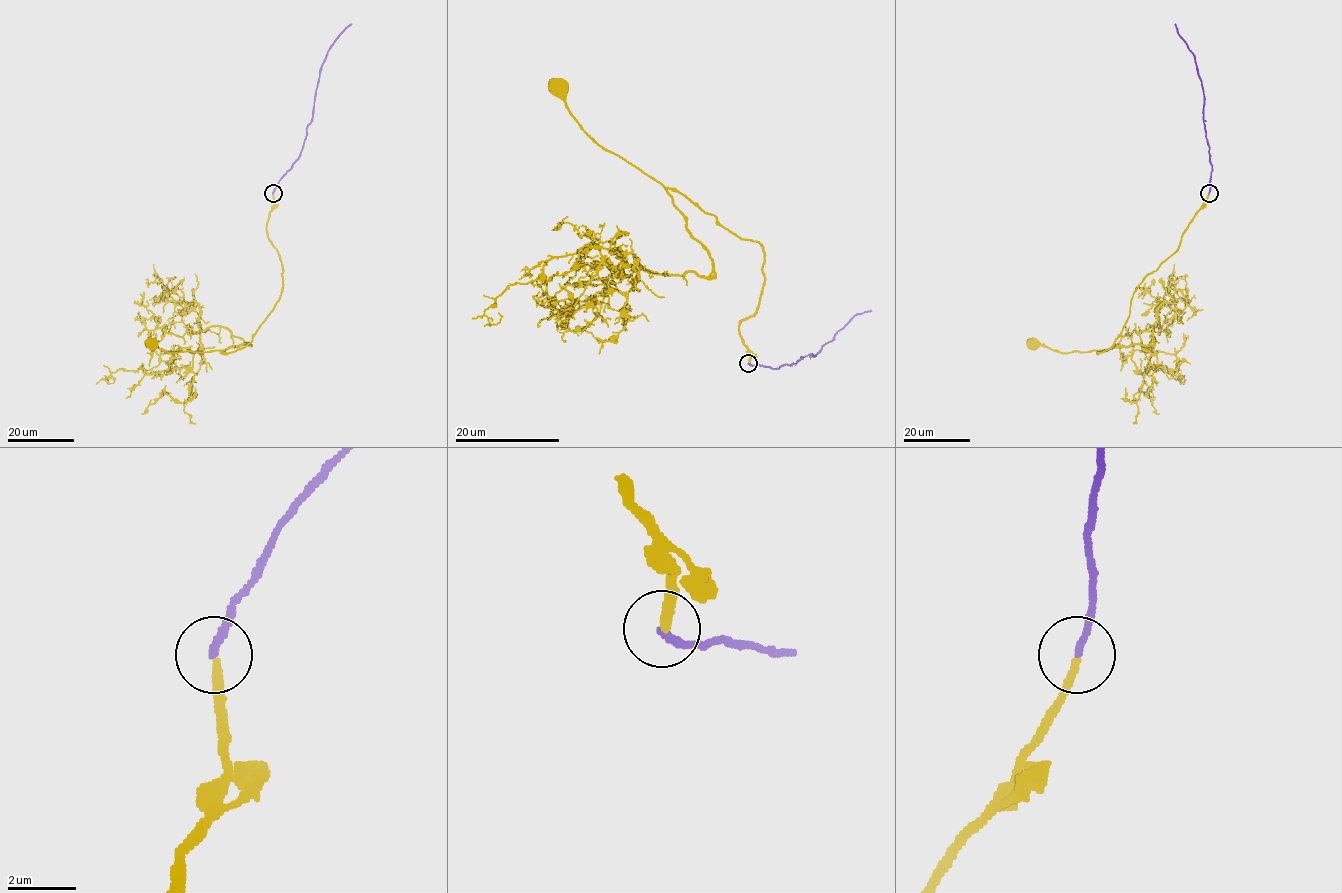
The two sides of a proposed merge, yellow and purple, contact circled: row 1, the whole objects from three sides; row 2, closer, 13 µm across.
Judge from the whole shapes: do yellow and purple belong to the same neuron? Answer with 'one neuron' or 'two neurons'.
two neurons

